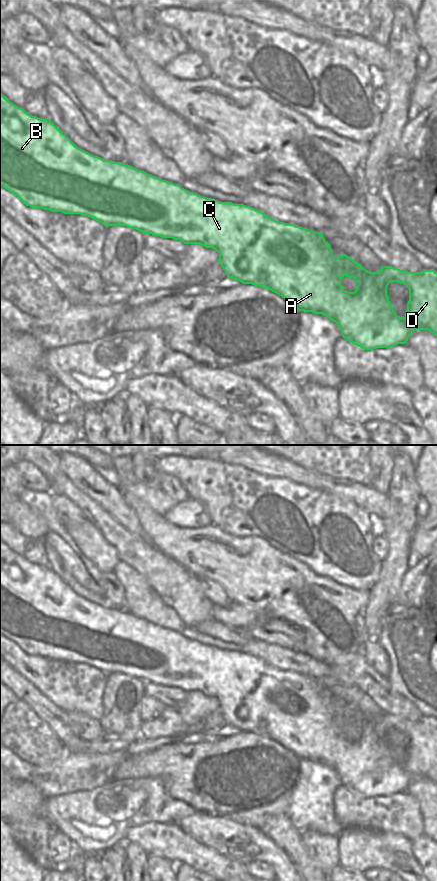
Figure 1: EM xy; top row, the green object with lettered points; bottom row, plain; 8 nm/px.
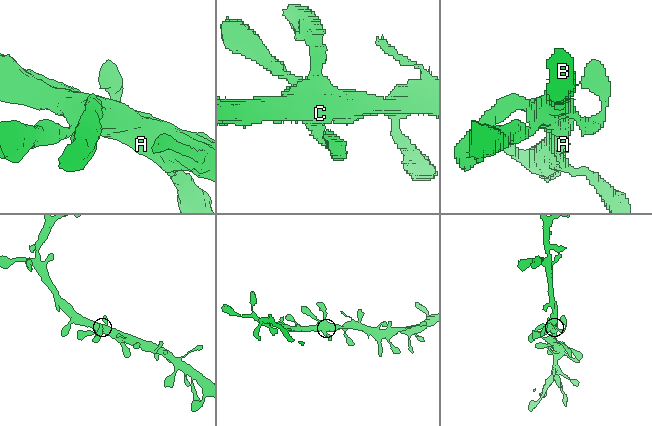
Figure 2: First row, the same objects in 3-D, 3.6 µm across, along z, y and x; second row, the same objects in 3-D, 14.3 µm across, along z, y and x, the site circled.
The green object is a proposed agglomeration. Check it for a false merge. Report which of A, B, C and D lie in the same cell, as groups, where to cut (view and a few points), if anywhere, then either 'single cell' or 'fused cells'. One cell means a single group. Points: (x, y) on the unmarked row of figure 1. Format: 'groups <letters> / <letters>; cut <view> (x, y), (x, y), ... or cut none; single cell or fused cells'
groups A B C D; cut none; single cell

